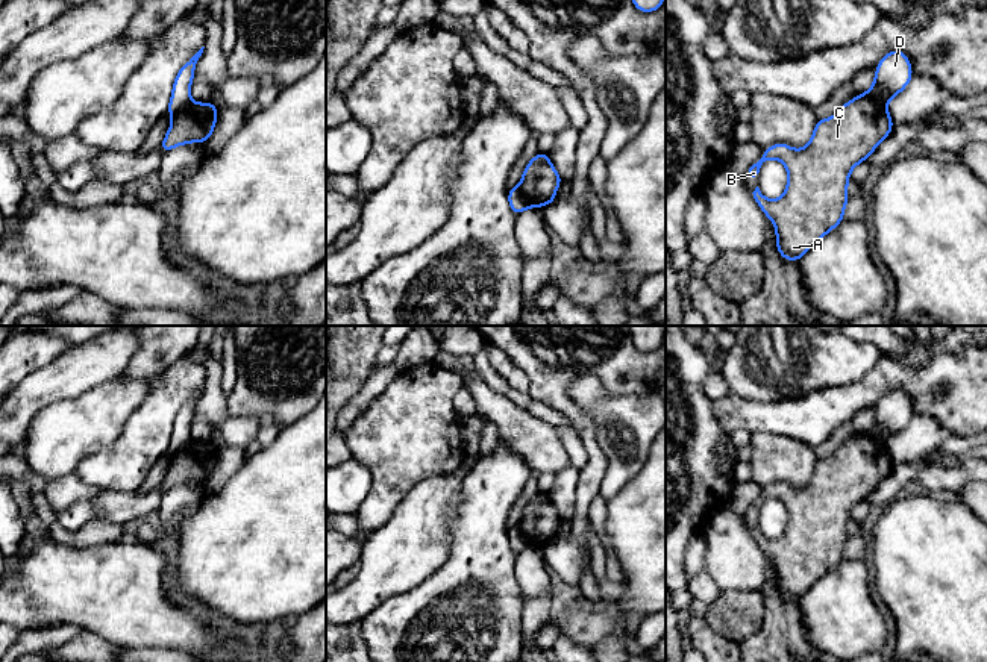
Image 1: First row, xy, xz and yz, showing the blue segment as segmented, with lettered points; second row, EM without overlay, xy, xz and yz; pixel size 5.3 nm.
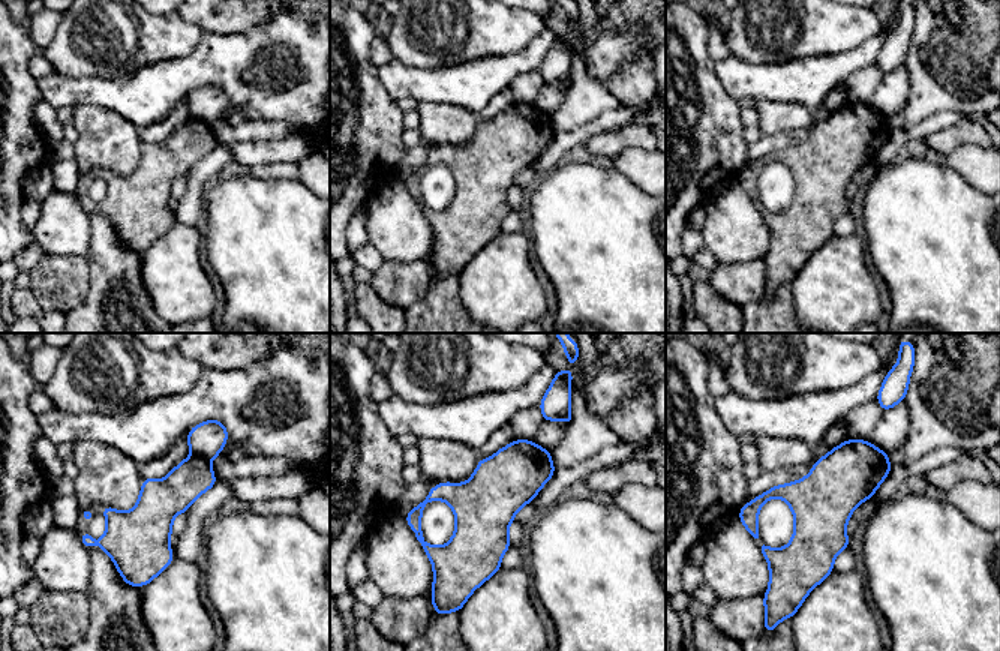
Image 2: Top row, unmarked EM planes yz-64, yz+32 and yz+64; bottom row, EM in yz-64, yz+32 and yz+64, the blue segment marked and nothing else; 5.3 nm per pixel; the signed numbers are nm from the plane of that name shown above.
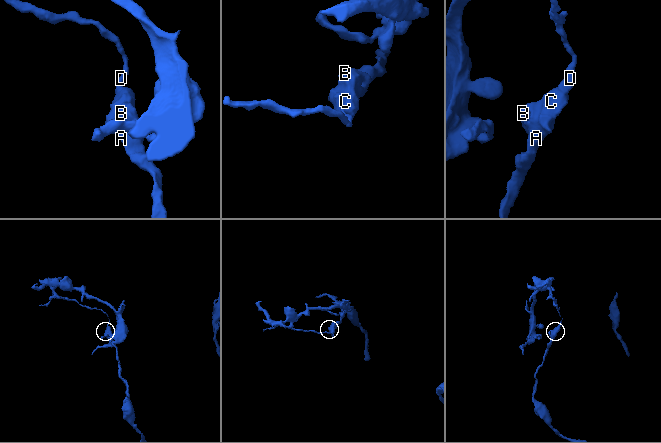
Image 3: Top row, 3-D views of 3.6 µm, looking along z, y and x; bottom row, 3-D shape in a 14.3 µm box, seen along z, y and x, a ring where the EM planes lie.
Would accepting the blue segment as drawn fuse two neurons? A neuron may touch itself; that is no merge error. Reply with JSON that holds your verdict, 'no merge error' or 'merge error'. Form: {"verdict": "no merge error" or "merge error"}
{"verdict": "merge error"}

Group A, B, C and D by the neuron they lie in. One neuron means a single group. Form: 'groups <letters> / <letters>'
groups A B C / D

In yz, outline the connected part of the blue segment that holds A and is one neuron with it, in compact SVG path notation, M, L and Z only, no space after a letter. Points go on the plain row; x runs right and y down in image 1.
M860 433L844 442L832 457L816 459L807 486L794 489L778 482L749 506L744 518L758 518L767 498L781 500L788 511L781 538L766 538L758 526L752 532L775 564L776 588L784 598L801 600L820 577L843 561L852 507L869 498L893 465L887 445Z

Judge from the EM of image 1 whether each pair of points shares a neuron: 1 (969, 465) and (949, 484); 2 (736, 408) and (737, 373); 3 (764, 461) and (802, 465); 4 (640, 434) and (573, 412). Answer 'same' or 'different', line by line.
1: same
2: different
3: same
4: different

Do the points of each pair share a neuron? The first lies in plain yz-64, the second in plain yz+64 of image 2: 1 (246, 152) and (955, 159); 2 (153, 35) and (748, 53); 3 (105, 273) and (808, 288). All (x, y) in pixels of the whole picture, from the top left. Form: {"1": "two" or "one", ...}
{"1": "two", "2": "one", "3": "two"}

